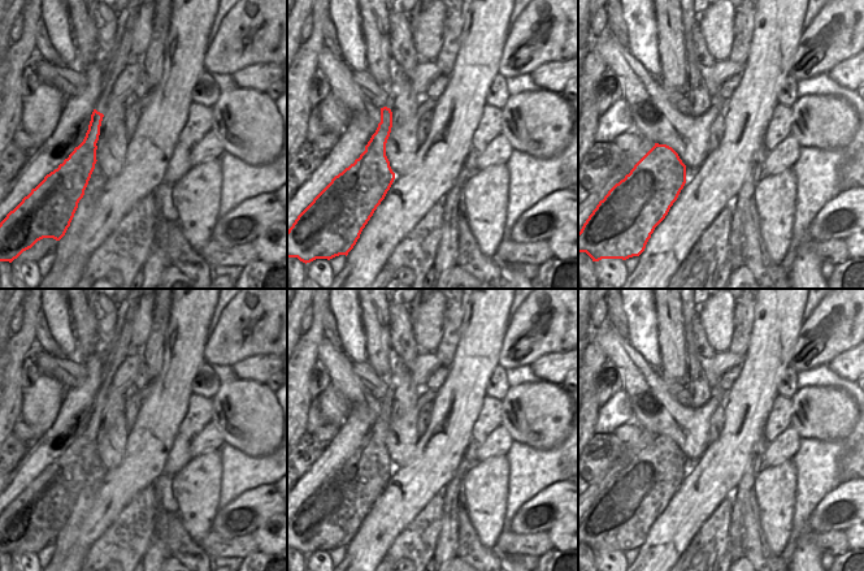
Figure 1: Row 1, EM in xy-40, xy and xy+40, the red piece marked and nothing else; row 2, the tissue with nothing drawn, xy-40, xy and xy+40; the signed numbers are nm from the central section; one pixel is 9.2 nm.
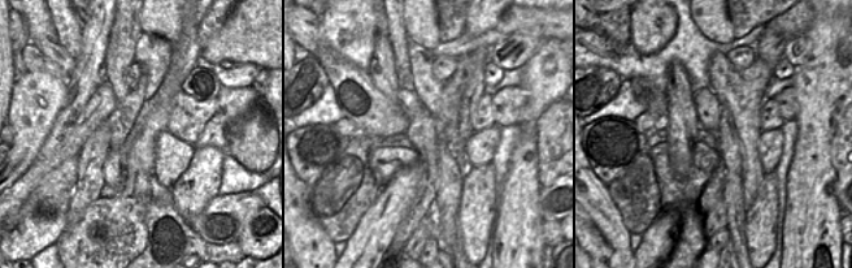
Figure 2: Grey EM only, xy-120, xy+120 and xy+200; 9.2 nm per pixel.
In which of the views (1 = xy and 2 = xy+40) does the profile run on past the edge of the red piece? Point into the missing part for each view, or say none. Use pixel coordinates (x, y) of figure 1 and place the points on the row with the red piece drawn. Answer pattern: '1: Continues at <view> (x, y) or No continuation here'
1: No continuation here
2: No continuation here

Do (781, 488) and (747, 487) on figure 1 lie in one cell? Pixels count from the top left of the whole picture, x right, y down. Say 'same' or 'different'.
different

